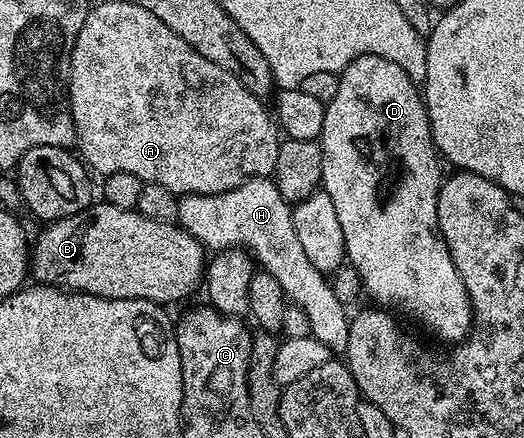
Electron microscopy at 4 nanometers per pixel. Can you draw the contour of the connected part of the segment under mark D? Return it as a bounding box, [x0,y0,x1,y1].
[320,56,474,342]

